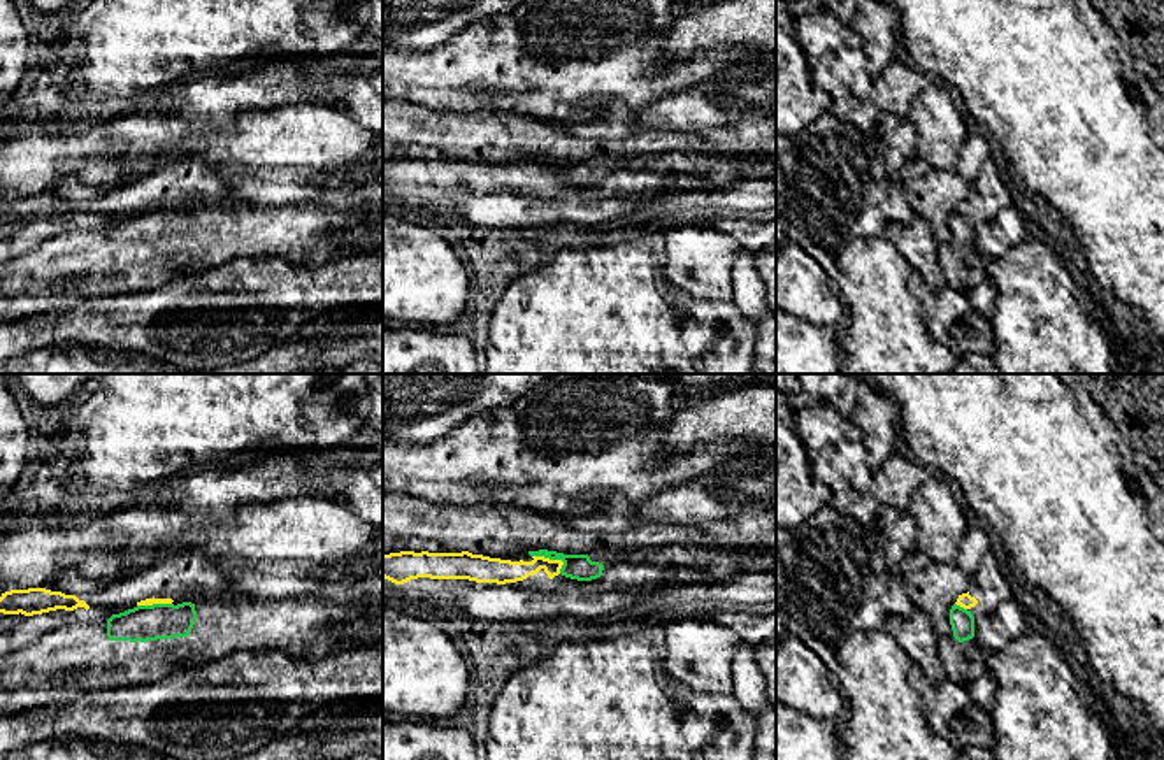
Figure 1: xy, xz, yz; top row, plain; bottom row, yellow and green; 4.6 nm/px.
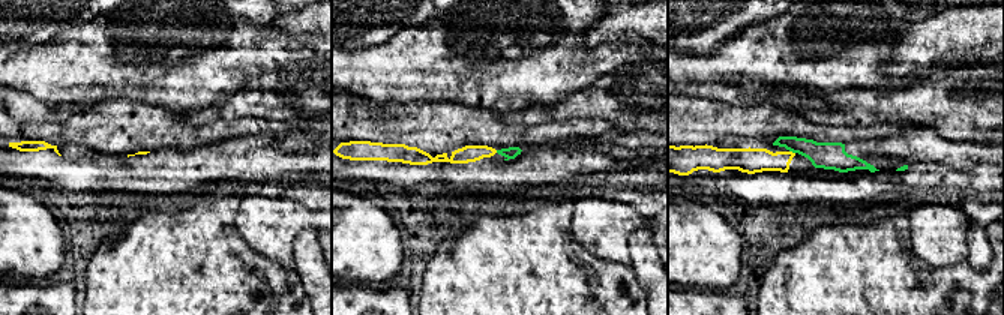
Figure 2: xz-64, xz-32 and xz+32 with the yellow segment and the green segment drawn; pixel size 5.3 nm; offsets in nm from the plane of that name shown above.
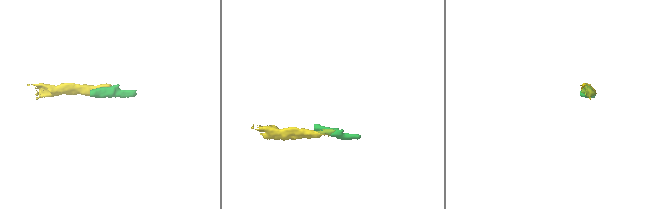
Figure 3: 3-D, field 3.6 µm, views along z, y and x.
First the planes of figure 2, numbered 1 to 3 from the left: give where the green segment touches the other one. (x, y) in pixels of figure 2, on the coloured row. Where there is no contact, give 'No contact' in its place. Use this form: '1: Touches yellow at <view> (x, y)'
1: No contact
2: No contact
3: Touches yellow at xz+32 (791, 152)

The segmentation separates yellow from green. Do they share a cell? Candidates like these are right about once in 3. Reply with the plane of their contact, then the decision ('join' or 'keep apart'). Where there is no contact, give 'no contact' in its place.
meets yellow in xz; keep apart

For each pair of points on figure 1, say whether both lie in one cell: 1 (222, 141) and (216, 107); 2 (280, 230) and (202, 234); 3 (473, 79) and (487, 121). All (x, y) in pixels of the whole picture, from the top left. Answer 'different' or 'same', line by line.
1: different
2: same
3: different

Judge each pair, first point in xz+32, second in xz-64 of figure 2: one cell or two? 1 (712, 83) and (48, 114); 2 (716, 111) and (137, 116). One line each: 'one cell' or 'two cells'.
1: two cells
2: one cell

